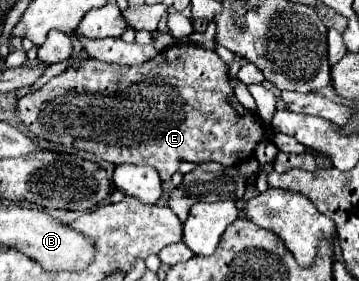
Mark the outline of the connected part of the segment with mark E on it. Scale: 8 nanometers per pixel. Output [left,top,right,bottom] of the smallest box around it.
[16,44,264,182]

